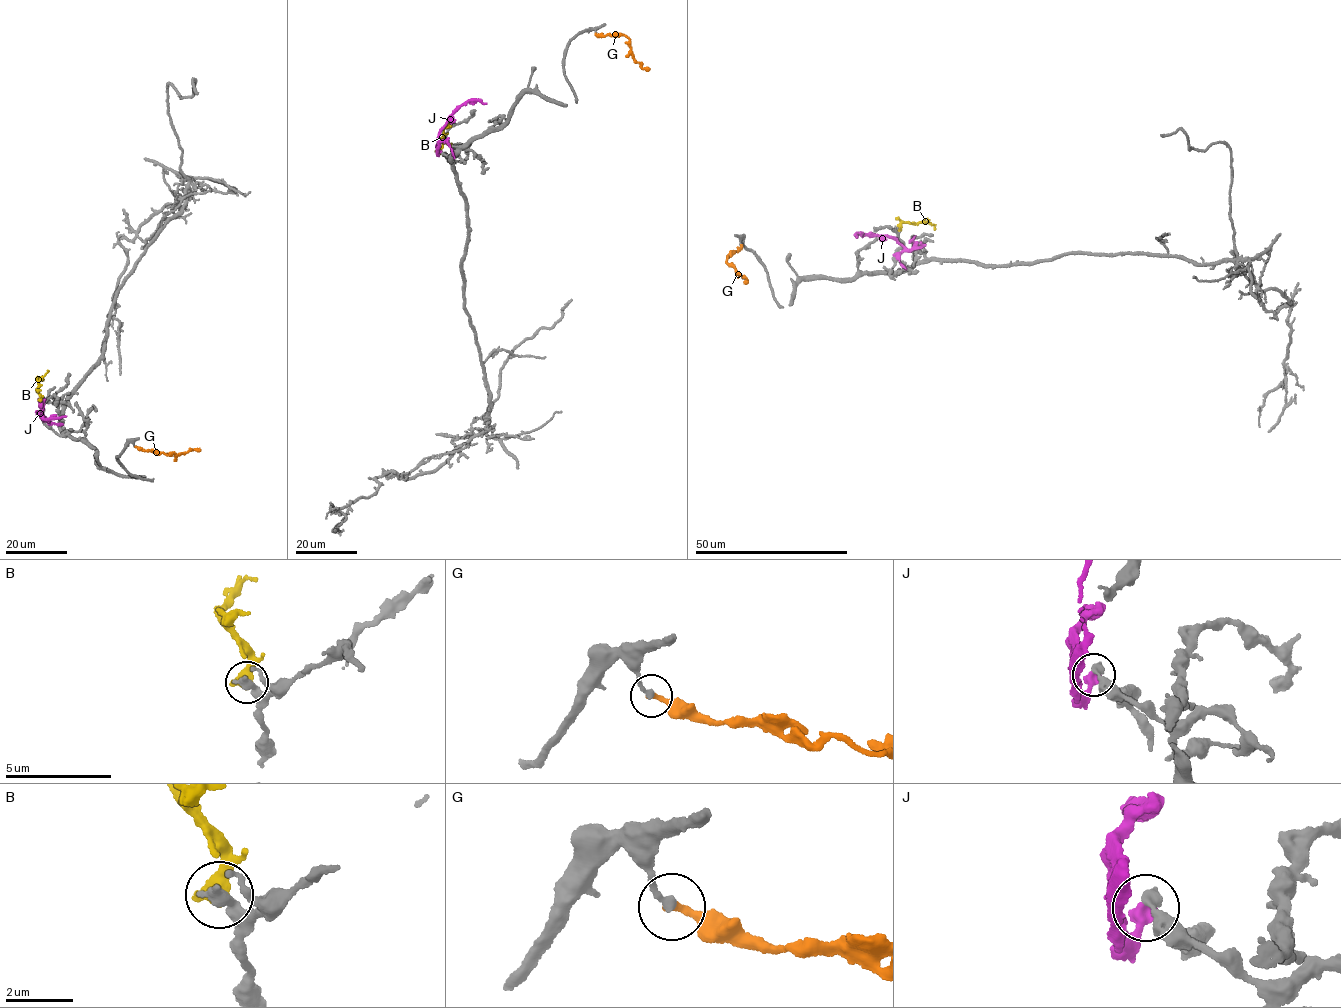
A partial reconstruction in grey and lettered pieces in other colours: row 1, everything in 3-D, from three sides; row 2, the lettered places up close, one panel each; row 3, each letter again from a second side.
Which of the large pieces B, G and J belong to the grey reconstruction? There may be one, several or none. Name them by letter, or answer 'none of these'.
none of these

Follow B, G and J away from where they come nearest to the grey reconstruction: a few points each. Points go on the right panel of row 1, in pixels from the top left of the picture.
B: (899, 229), (901, 224), (906, 222), (929, 222), (935, 228)
G: (741, 245), (726, 260), (747, 280), (744, 282)
J: (921, 243), (919, 247), (910, 250), (889, 237), (860, 233), (856, 237)

